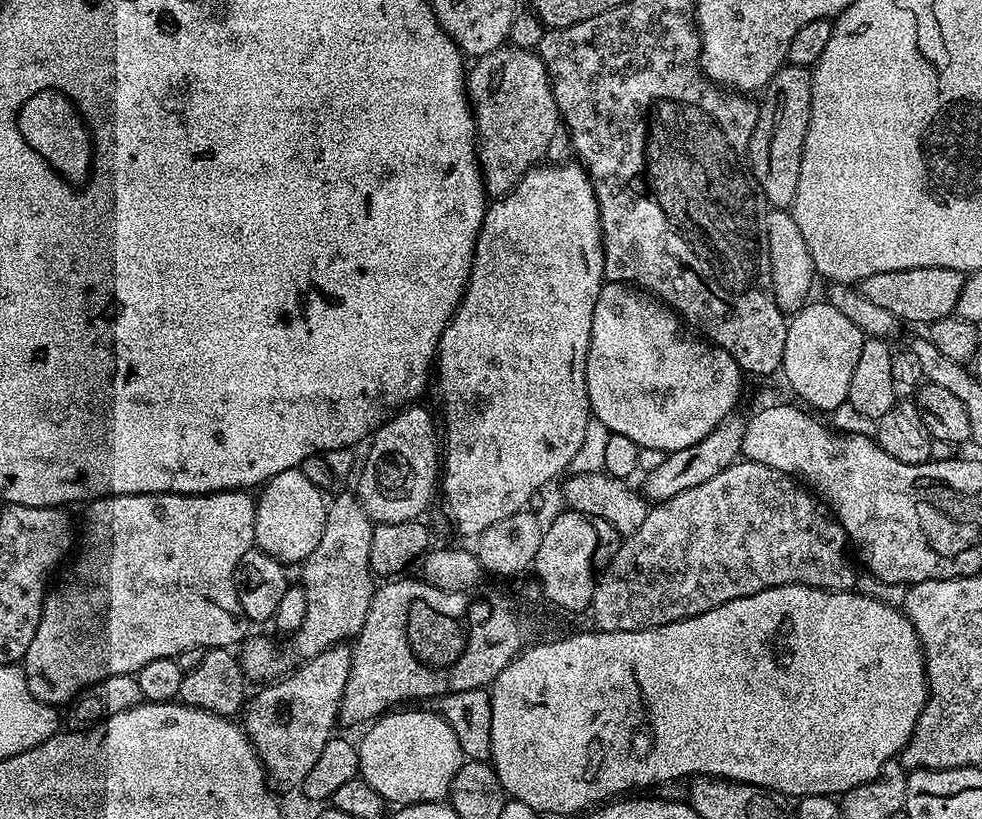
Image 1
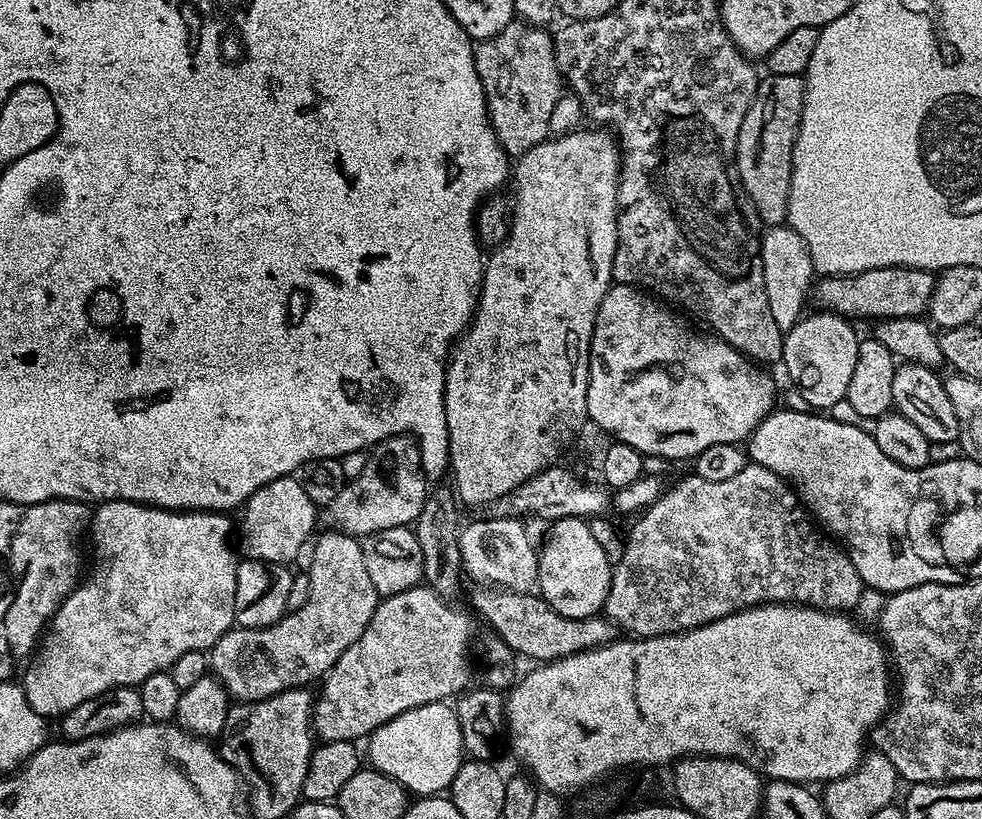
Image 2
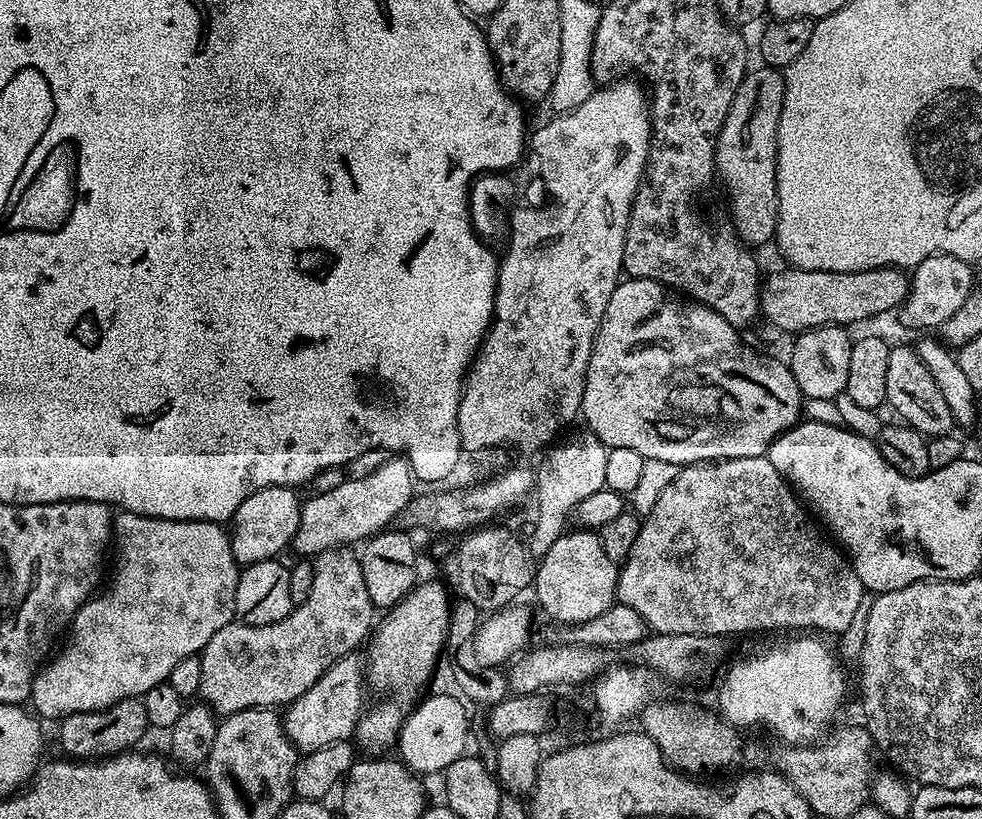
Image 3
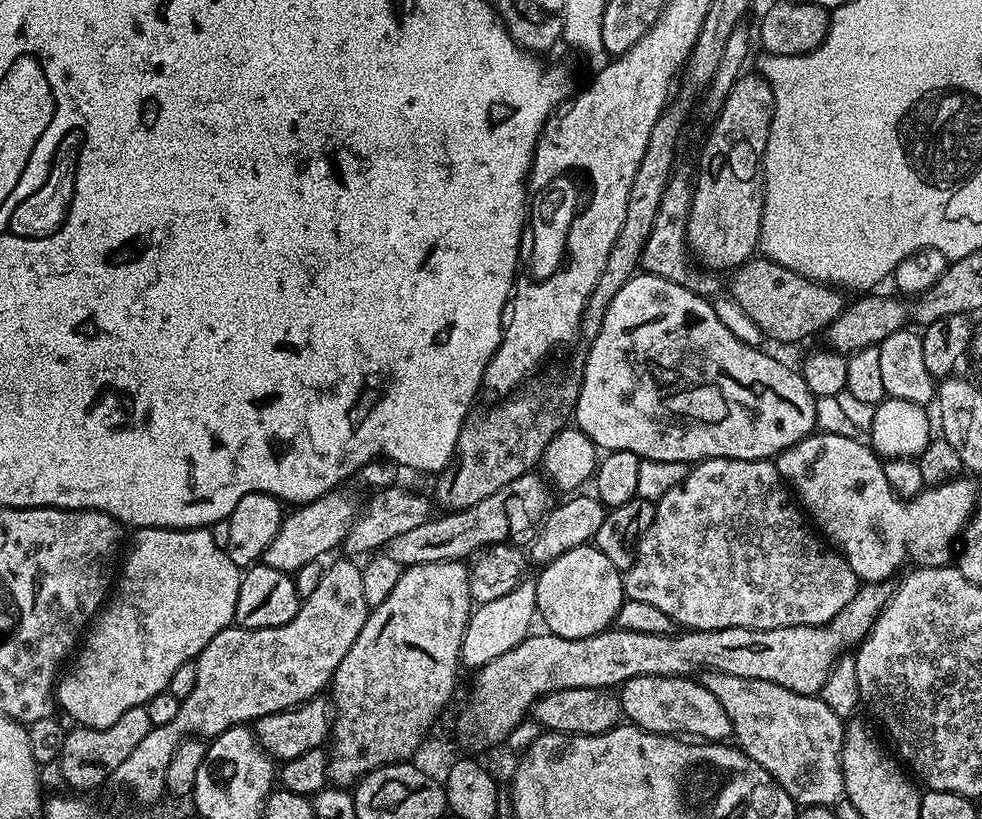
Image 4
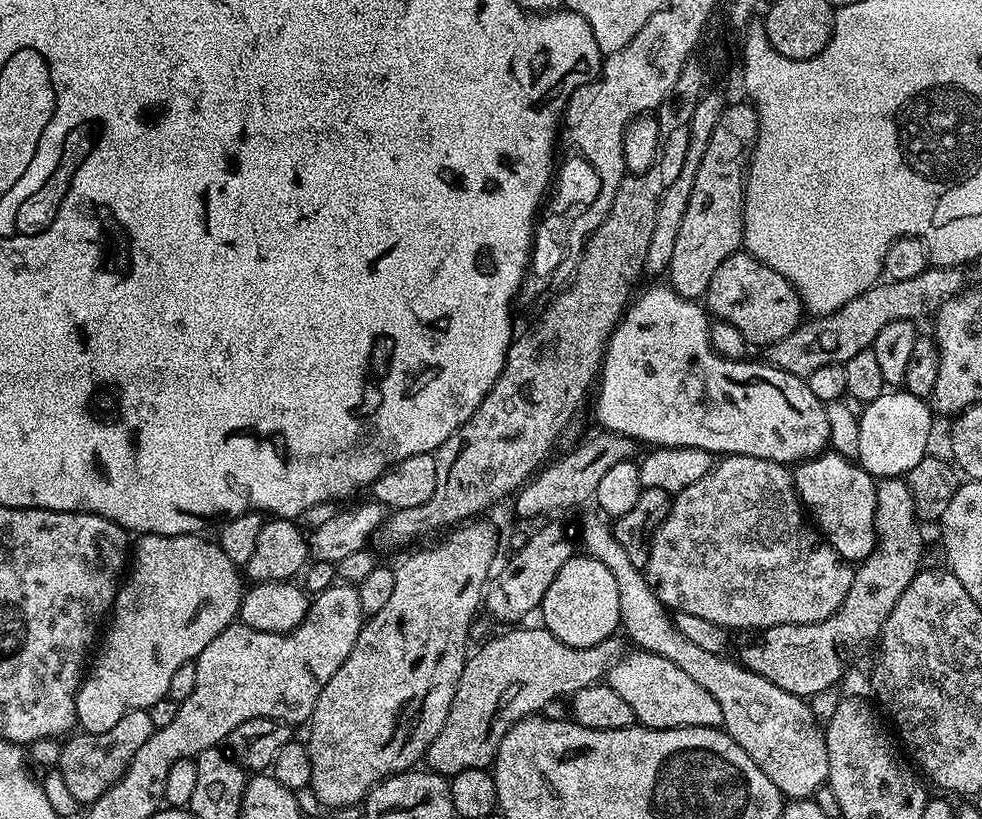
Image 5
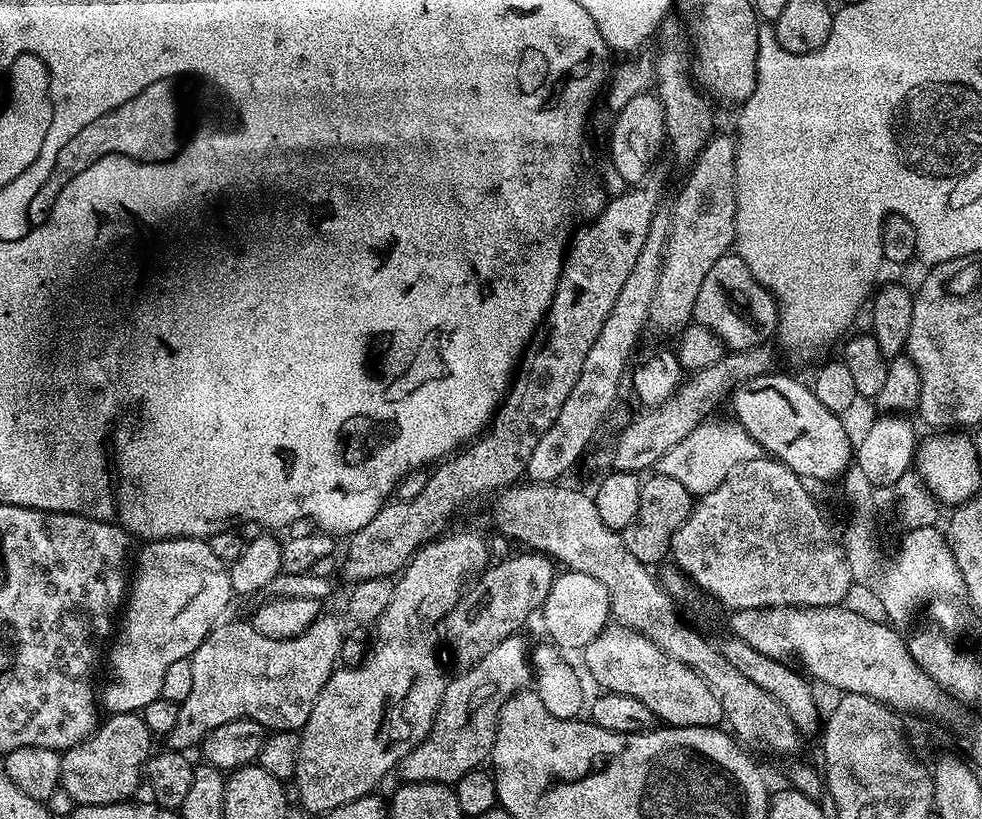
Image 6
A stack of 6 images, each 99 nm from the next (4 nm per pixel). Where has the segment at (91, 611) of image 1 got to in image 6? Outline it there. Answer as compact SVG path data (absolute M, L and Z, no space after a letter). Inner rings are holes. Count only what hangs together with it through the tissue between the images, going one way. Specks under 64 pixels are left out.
M179 536L177 540L149 540L143 545L144 549L140 552L140 557L134 560L134 575L130 580L130 587L126 592L126 607L122 612L122 620L124 616L124 629L120 632L120 644L116 644L112 648L112 653L108 656L108 664L112 667L112 677L104 684L104 693L99 693L98 700L105 708L105 713L115 714L117 712L135 712L139 713L150 702L160 699L160 691L162 690L162 674L166 674L174 662L182 662L189 659L198 650L198 646L202 646L202 642L207 638L212 629L225 619L224 611L228 608L228 603L234 600L232 595L232 587L230 586L230 574L228 573L229 565L222 562L222 558L217 558L214 550L210 550L207 539L197 538L194 536Z

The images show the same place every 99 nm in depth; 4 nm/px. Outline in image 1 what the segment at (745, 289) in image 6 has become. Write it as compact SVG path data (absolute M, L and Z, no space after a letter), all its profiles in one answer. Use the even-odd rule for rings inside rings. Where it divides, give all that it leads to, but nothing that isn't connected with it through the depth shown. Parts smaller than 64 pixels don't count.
M907 268L882 274L870 274L859 281L860 293L870 302L882 306L882 310L890 310L901 322L908 320L912 324L927 326L938 318L953 315L958 302L958 294L962 294L965 273L949 268Z

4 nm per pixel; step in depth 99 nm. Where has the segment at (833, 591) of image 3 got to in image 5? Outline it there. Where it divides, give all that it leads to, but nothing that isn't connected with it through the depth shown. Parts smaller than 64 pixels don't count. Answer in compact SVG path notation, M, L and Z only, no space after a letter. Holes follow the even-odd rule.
M725 456L705 476L698 478L694 486L686 486L672 496L668 517L664 519L662 526L658 526L658 530L652 536L652 545L648 548L646 575L654 594L663 602L665 608L672 612L695 614L697 618L706 618L707 621L714 622L725 630L733 630L732 628L759 630L783 624L813 624L830 618L830 614L834 614L838 606L842 606L850 590L853 571L853 565L841 558L810 523L800 503L800 495L796 493L796 483L792 480L792 472L785 465L753 456Z

